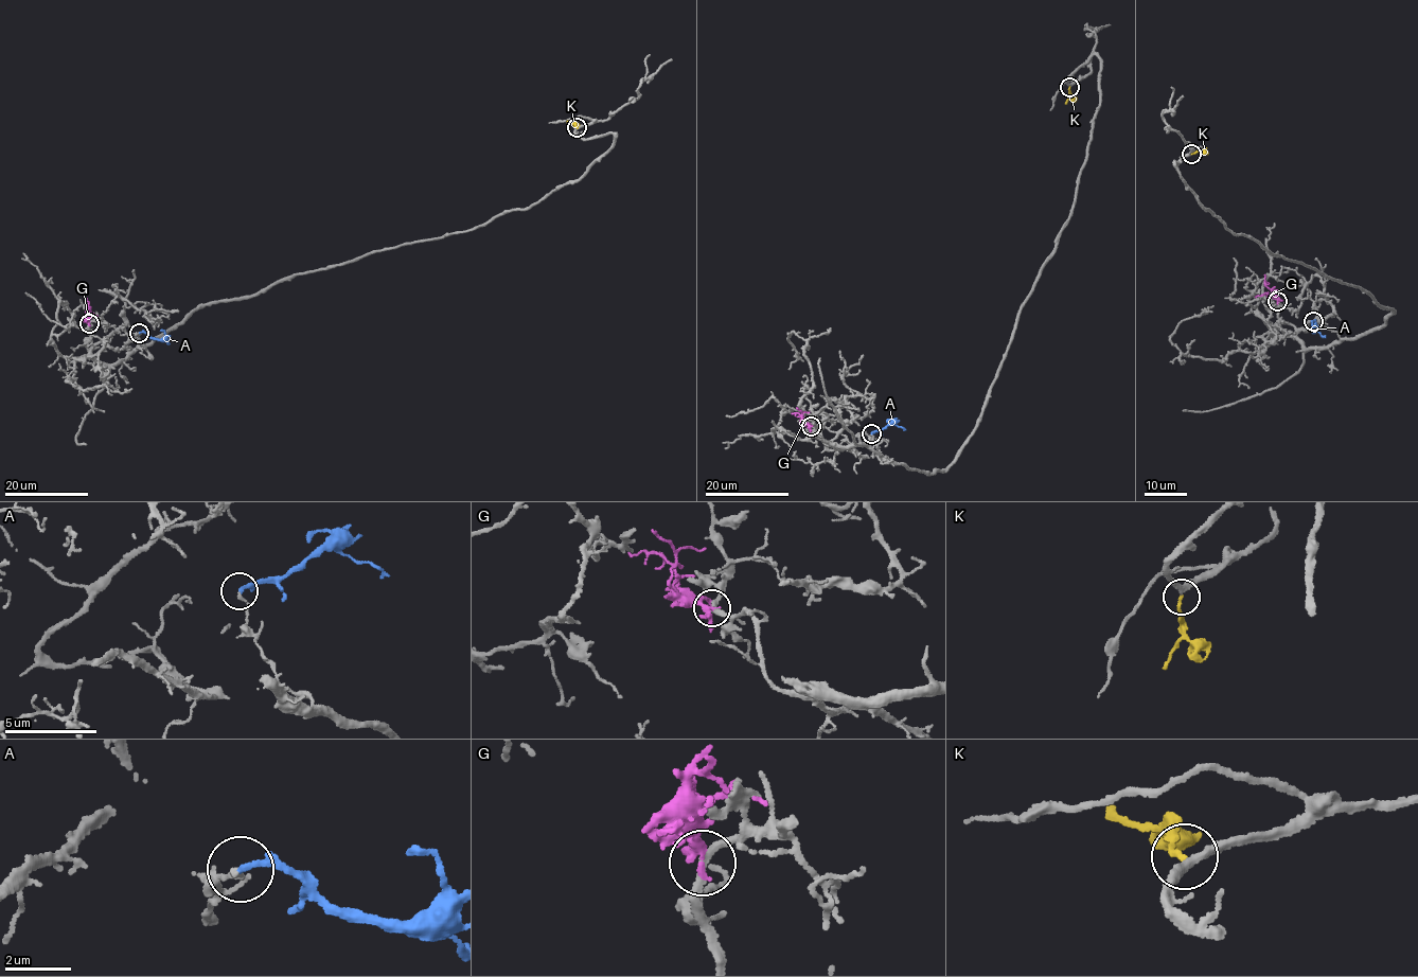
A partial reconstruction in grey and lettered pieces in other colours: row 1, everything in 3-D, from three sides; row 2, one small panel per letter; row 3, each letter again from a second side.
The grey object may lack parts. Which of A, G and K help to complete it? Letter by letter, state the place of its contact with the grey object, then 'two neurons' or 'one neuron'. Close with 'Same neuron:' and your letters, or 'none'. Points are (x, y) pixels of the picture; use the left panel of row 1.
A: (139, 333) | two neurons
G: (89, 323) | two neurons
K: (577, 127) | one neuron
Same neuron: K

